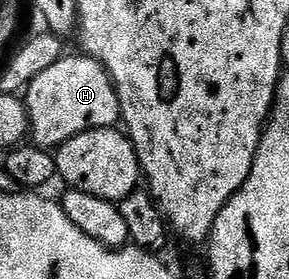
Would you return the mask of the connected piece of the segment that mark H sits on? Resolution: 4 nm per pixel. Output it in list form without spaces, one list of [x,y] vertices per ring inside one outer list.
[[[84,53],[66,54],[51,69],[43,69],[35,81],[31,81],[23,95],[23,102],[29,113],[31,139],[36,146],[56,149],[71,137],[84,131],[94,131],[100,127],[117,127],[122,122],[121,102],[117,96],[117,88],[109,78],[109,72],[97,59],[90,59]]]

